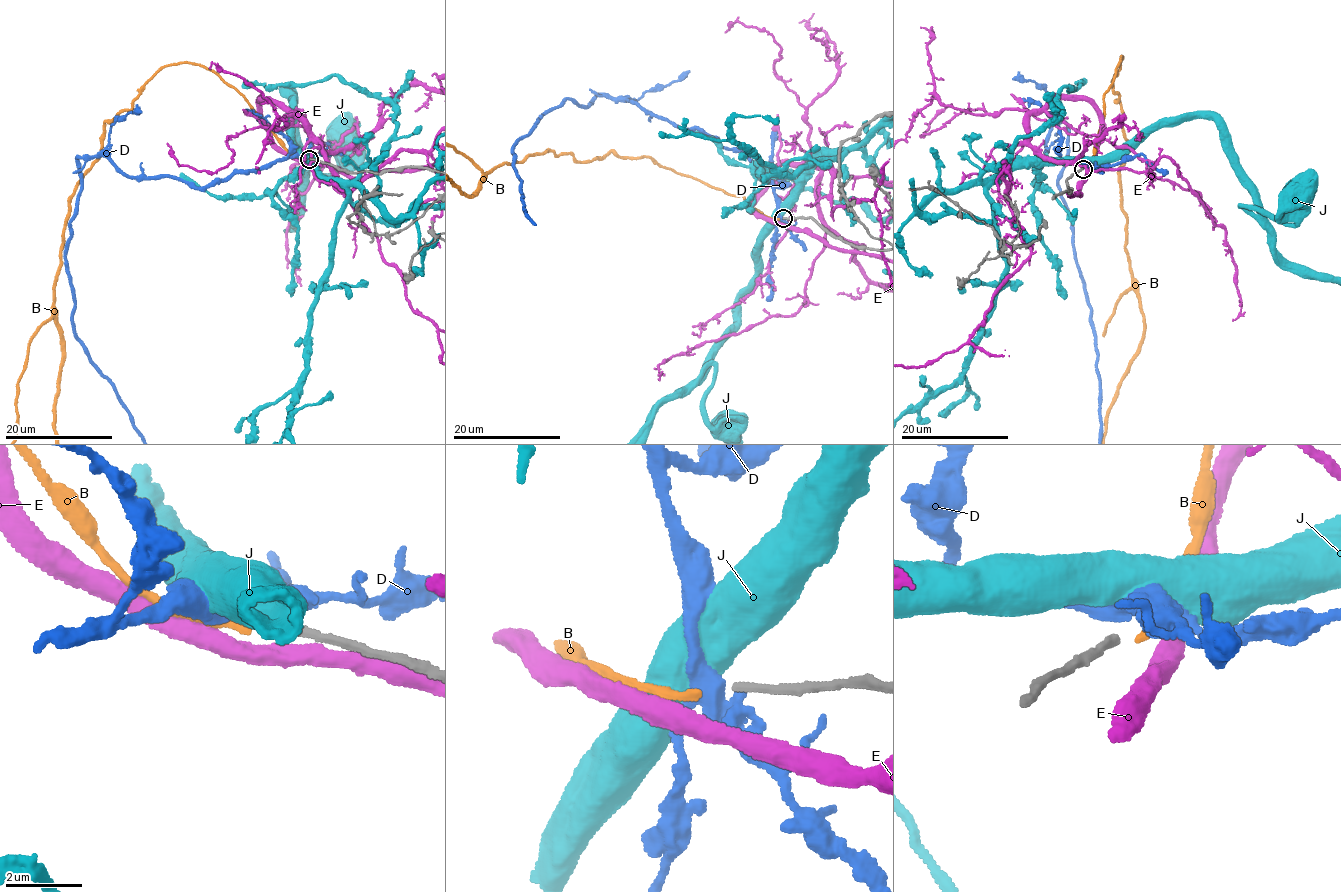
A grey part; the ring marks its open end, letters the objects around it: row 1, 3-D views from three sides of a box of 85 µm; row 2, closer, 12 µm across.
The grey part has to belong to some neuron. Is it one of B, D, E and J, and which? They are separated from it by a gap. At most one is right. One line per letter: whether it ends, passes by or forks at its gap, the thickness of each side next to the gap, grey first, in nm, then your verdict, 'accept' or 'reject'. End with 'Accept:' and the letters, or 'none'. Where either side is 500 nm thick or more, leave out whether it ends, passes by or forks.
B: it ends | 200/200 nm | accept
D: it passes by | 200/380 nm | reject
E: it passes by | 200/480 nm | reject
J: 200/800 nm | reject
Accept: B

